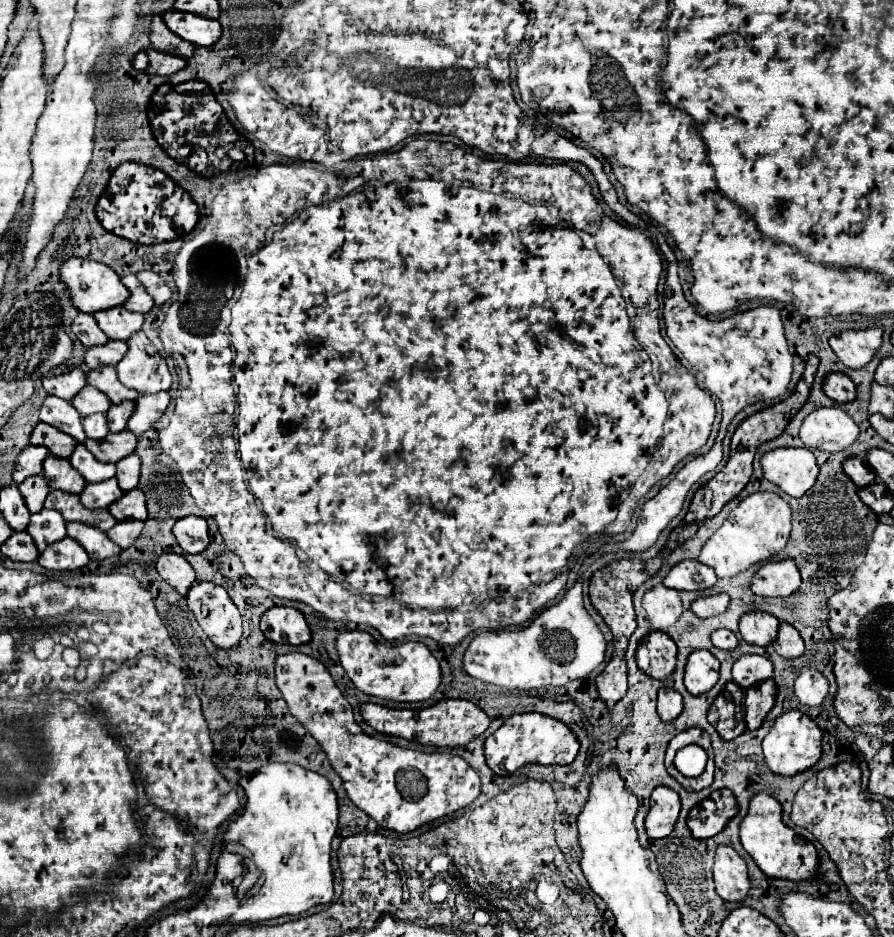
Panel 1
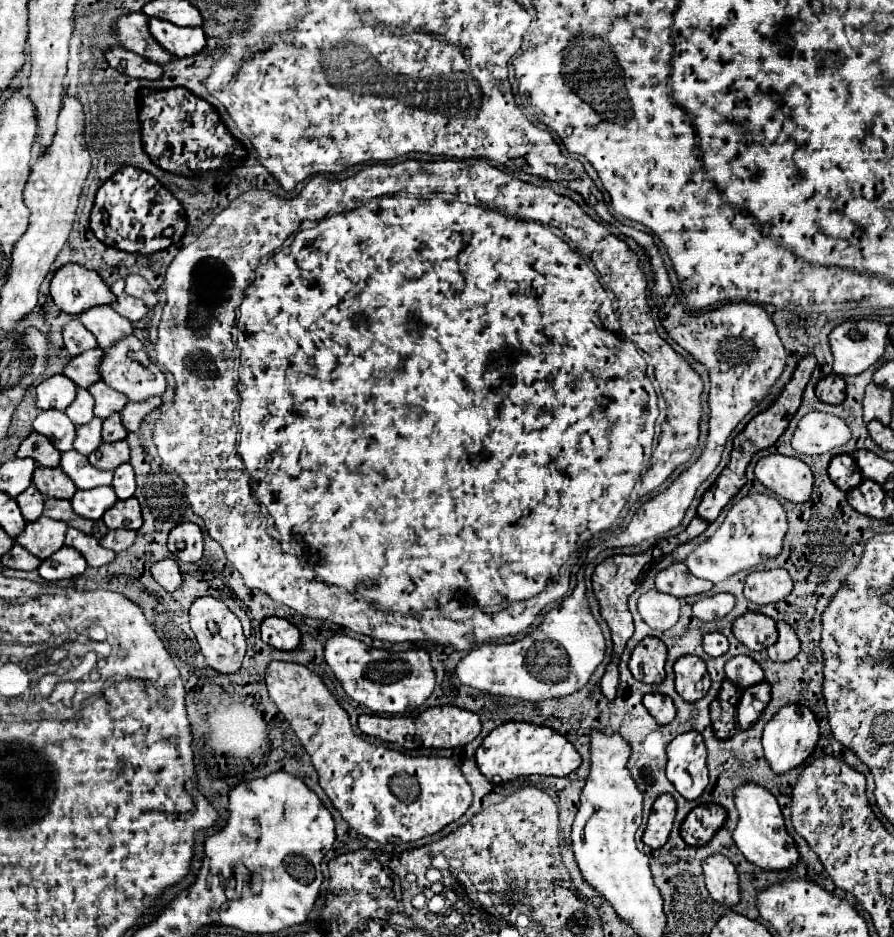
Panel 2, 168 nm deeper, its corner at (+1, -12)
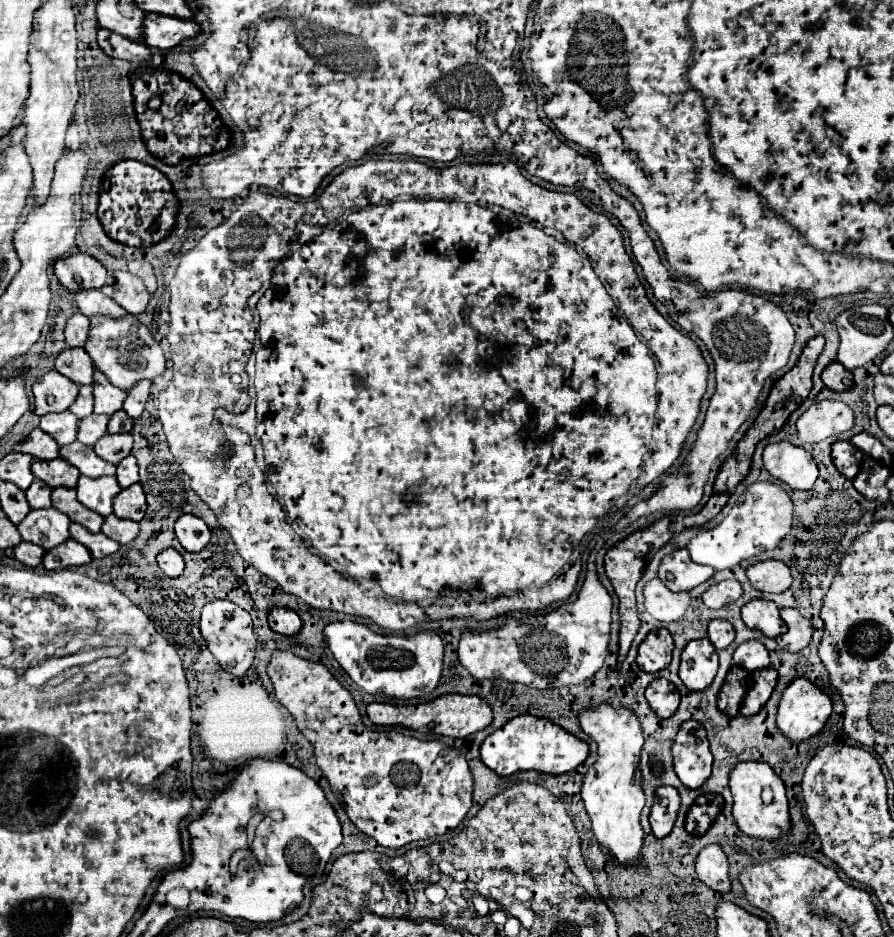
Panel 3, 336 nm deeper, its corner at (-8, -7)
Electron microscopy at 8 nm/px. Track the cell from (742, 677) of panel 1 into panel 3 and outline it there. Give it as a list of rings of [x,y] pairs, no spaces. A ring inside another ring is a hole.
[[[752,639],[736,647],[734,663],[740,667],[746,667],[748,671],[756,671],[770,665],[770,655],[768,655],[768,649],[760,641]]]

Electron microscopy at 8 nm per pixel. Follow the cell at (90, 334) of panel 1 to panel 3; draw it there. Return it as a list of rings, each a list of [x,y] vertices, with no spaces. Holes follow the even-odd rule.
[[[74,313],[68,323],[66,323],[66,329],[64,329],[64,335],[66,335],[66,343],[70,347],[76,347],[76,345],[82,345],[88,337],[88,317],[80,315],[80,313]]]

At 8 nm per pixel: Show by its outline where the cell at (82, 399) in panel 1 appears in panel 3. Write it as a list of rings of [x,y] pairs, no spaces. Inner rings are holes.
[[[82,385],[80,391],[78,391],[78,397],[76,401],[70,405],[70,411],[78,417],[78,419],[84,419],[88,415],[92,415],[92,387],[90,385]]]

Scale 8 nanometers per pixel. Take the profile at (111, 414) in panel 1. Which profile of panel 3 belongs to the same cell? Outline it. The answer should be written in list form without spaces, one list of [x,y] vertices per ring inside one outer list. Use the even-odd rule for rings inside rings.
[[[116,411],[108,421],[108,433],[128,433],[132,429],[132,419],[126,411]]]

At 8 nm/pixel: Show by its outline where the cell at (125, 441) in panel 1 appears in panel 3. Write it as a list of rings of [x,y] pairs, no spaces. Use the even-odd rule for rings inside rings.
[[[108,433],[94,445],[94,451],[98,457],[106,459],[108,463],[118,465],[132,451],[132,435],[130,433],[116,433],[116,435]]]

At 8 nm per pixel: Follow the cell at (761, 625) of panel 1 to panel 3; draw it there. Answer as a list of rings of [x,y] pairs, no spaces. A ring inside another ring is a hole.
[[[754,599],[742,607],[742,619],[750,629],[758,629],[768,637],[778,637],[786,631],[774,601]]]

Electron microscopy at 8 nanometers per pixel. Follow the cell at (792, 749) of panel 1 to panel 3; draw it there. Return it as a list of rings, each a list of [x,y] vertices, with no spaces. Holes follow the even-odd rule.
[[[796,677],[782,693],[776,723],[790,741],[806,741],[822,731],[830,713],[830,697],[812,681]]]

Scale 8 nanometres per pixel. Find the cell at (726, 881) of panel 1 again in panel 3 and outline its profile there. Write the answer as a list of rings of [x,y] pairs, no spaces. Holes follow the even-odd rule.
[[[720,845],[704,847],[696,857],[696,875],[698,879],[718,893],[730,891],[728,879],[728,859]]]

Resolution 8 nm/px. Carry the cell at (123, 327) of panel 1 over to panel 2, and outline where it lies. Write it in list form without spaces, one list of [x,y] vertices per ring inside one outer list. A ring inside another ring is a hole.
[[[111,306],[89,308],[83,312],[83,316],[79,316],[79,320],[97,338],[101,348],[111,348],[115,340],[133,334],[133,324],[127,318],[119,316]]]

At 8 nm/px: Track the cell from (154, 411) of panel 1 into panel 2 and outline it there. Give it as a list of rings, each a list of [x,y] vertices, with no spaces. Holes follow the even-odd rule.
[[[149,398],[149,400],[143,400],[143,402],[129,402],[121,412],[125,430],[127,432],[137,432],[139,424],[143,422],[143,416],[147,416],[147,412],[157,410],[161,404],[163,404],[161,398]]]

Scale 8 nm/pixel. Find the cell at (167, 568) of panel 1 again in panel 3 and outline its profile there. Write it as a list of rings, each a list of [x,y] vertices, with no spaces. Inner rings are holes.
[[[168,547],[162,553],[158,553],[158,567],[168,575],[168,577],[178,577],[184,571],[184,559],[182,555]]]

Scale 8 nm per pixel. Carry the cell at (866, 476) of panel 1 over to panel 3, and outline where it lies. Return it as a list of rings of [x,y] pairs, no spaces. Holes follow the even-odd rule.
[[[836,441],[832,445],[832,459],[836,469],[848,477],[854,479],[854,475],[860,471],[860,451],[850,441]]]

